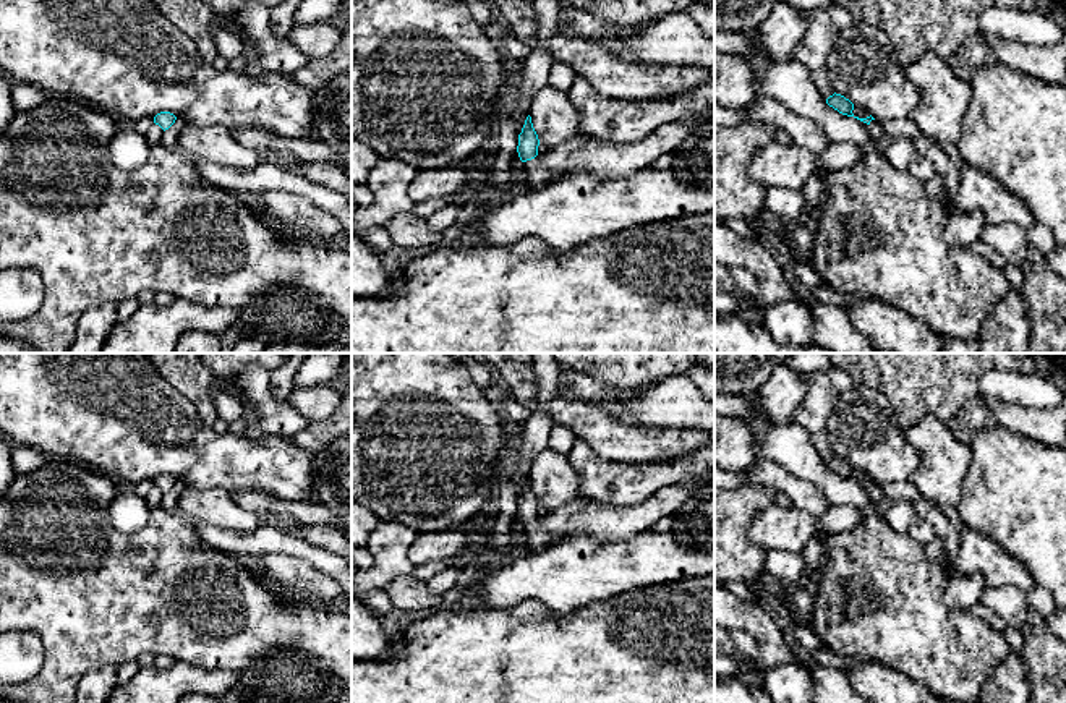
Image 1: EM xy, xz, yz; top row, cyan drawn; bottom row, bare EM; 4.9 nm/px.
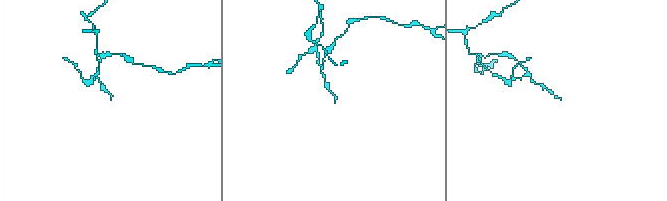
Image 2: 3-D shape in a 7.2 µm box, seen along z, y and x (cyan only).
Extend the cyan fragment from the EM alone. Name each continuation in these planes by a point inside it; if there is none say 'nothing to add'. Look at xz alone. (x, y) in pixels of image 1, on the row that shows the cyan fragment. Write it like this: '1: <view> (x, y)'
1: xz (537, 175)

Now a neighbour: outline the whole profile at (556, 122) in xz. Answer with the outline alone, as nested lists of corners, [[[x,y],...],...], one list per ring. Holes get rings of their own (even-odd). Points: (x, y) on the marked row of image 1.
[[[551,83],[533,92],[528,115],[544,147],[561,146],[585,134],[569,92],[559,91]]]

